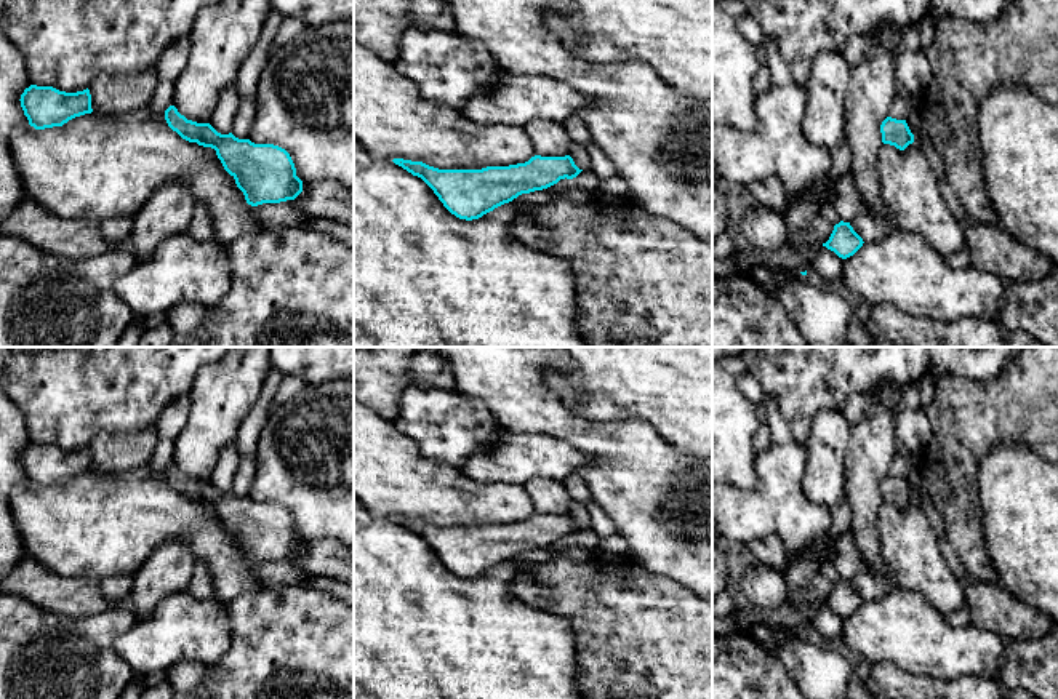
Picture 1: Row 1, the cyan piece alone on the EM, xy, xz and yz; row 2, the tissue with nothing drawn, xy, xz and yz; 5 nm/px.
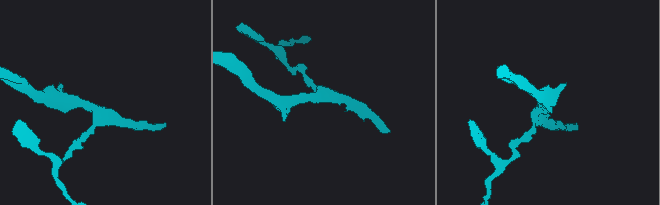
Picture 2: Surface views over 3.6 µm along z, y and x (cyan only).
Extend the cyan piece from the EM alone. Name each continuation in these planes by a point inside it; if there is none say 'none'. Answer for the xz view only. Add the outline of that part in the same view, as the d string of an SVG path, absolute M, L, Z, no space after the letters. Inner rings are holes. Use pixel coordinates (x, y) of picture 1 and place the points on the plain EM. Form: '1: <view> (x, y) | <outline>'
none

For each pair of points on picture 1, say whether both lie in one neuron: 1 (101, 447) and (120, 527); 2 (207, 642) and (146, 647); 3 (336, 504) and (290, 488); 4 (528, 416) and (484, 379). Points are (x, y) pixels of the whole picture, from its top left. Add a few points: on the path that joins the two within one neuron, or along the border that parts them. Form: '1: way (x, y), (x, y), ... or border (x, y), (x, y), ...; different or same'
1: border (144, 463), (122, 471), (93, 471); different
2: way (192, 642), (160, 642); same
3: way (325, 493), (301, 488); same
4: way (517, 405), (495, 383); same

